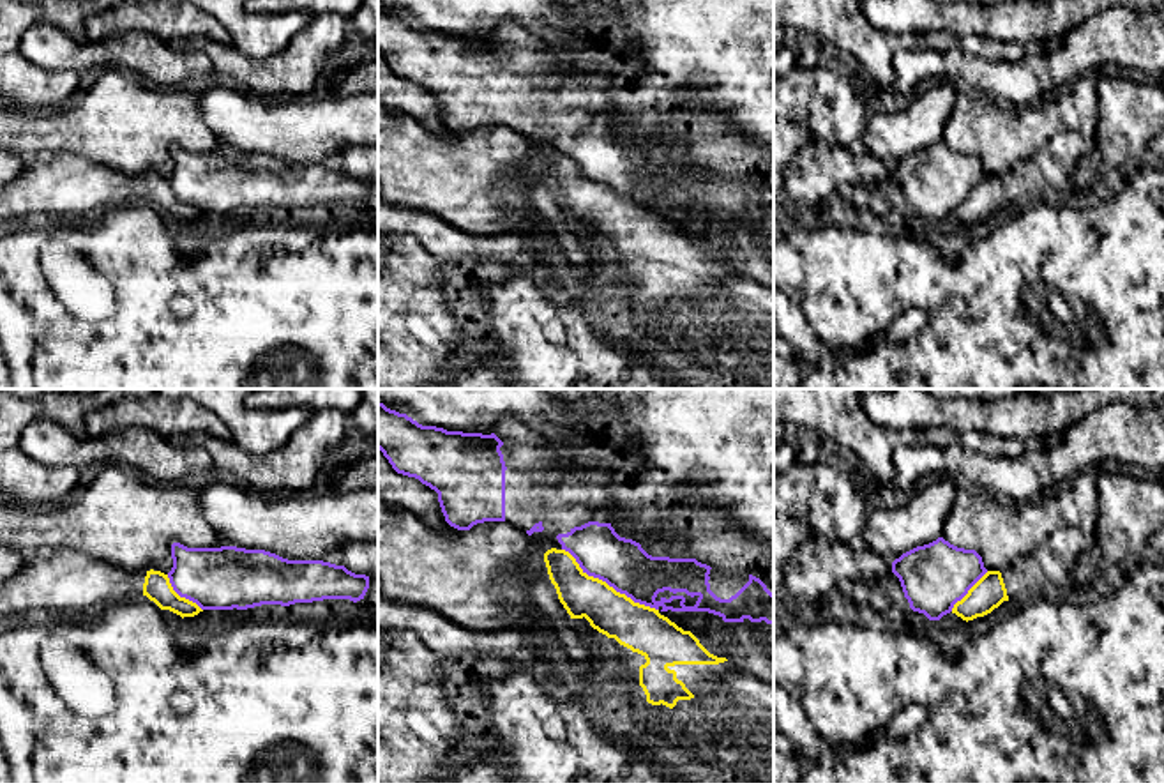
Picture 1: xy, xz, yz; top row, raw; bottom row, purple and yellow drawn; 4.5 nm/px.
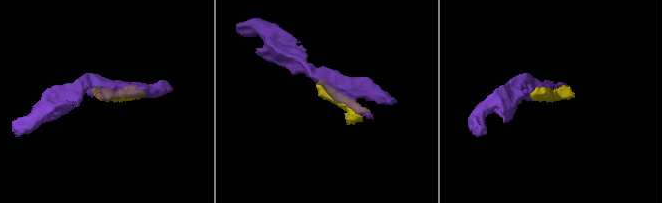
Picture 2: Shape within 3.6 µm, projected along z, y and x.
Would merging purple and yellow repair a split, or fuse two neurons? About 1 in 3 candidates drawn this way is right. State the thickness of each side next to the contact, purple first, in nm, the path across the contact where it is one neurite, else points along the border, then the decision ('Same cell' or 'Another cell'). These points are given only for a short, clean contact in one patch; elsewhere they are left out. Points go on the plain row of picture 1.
Thickness 220 nm (purple) against 220 nm. Another cell

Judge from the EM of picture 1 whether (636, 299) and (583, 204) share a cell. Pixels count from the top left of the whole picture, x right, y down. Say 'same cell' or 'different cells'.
same cell

